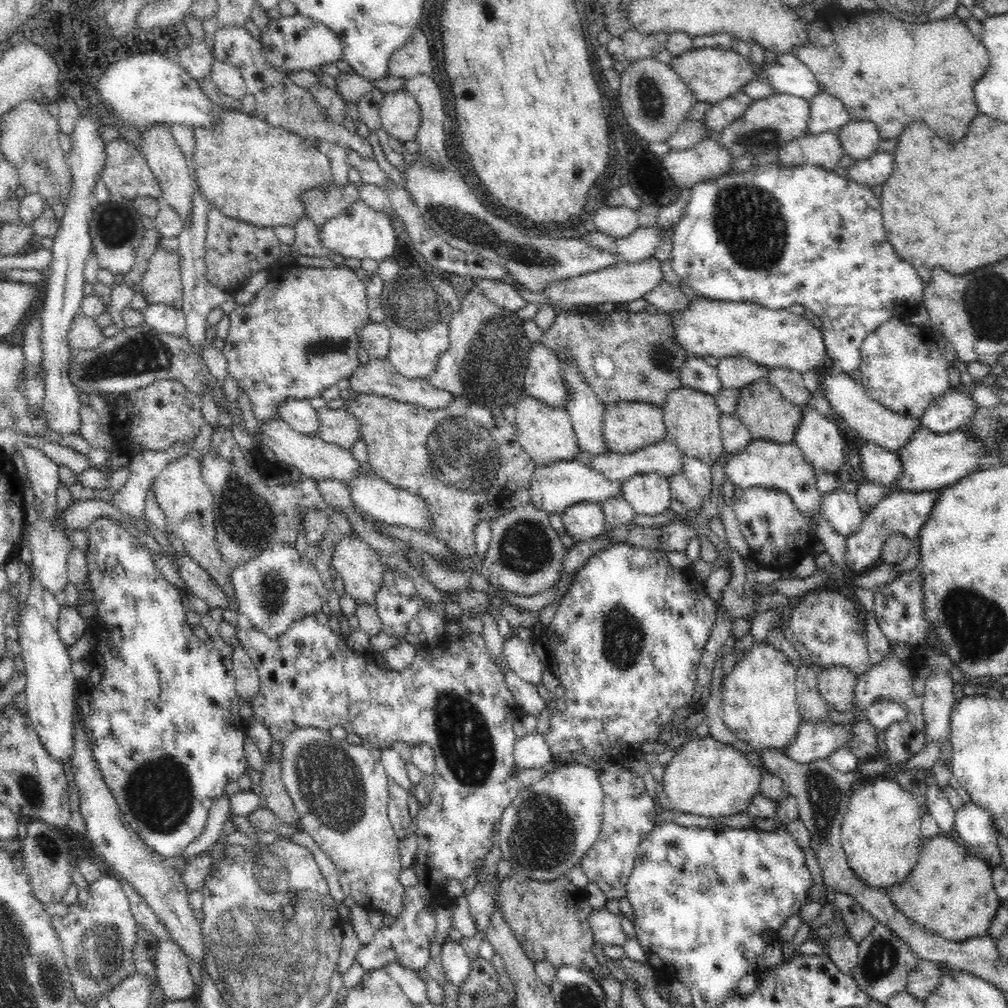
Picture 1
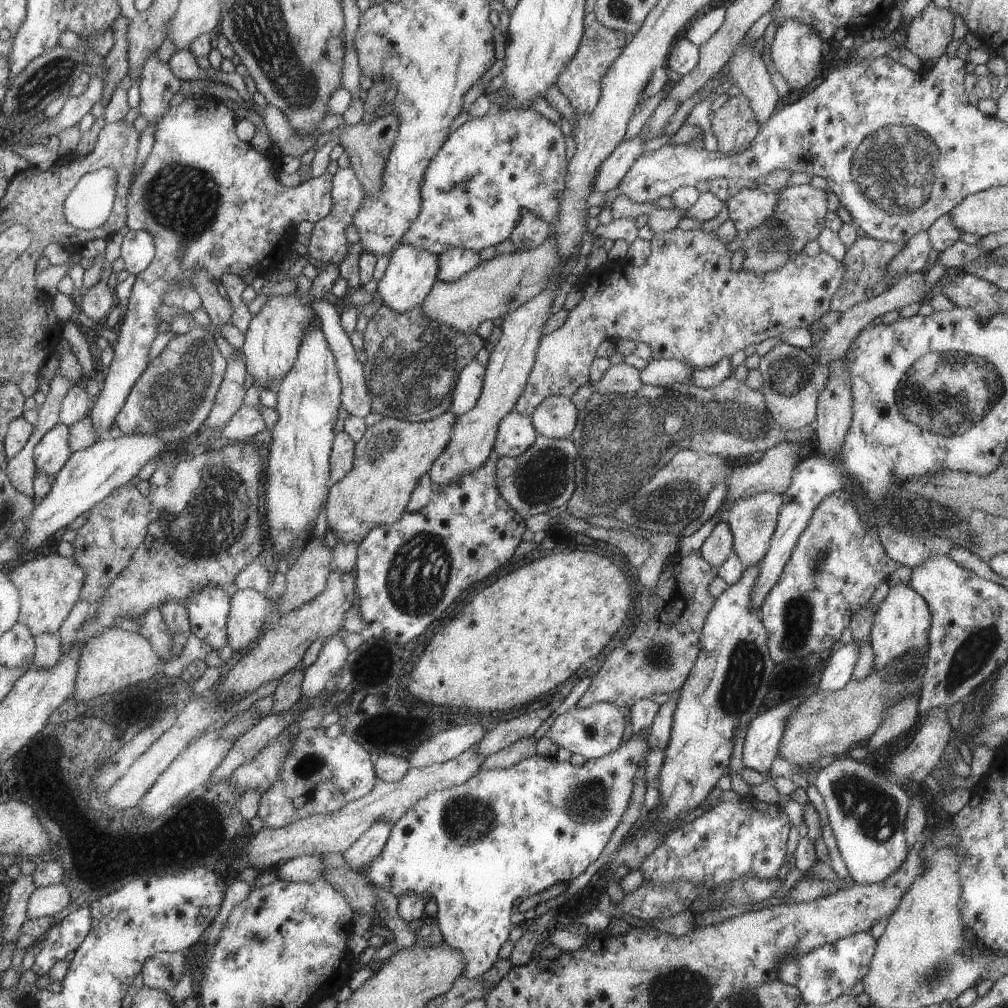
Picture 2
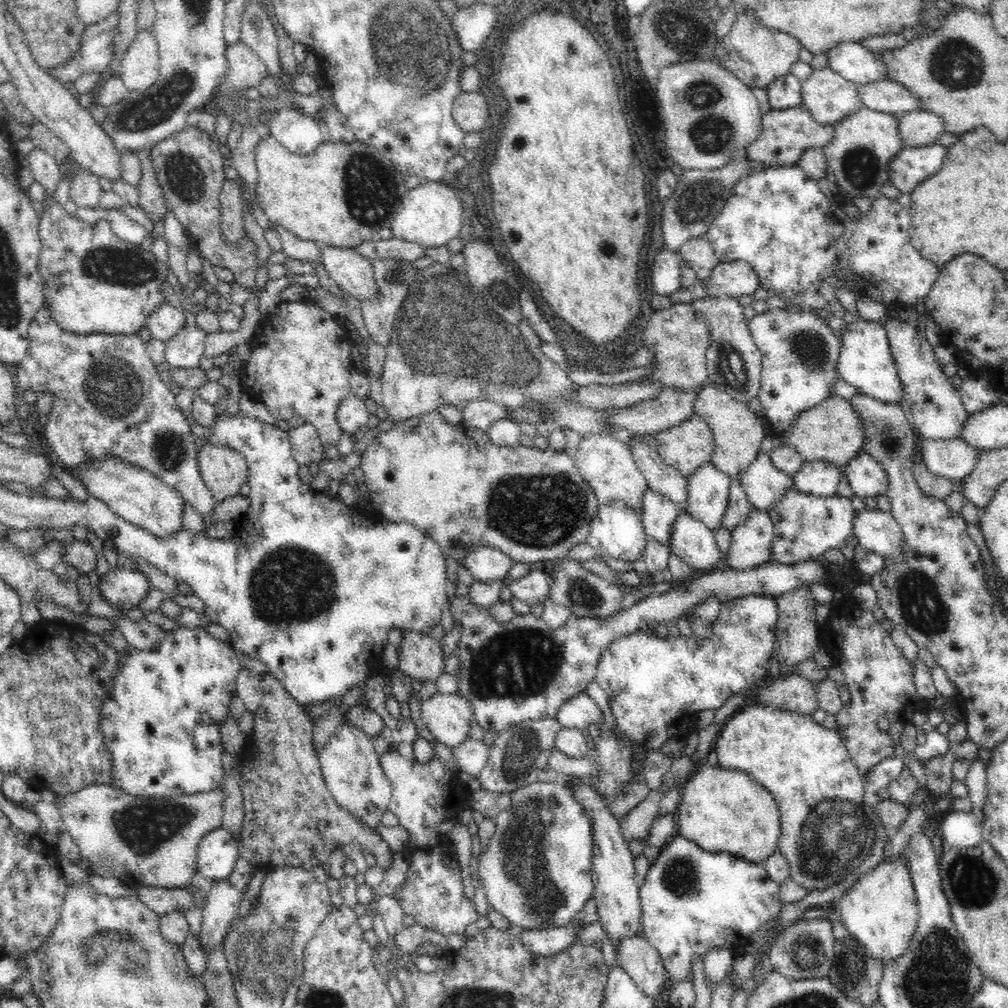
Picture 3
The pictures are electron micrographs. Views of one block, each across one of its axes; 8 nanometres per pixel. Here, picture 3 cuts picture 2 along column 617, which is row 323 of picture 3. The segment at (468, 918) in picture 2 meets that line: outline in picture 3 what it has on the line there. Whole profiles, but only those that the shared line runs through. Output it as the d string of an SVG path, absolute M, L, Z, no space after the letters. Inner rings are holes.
M763 312L756 314L748 322L750 334L756 346L763 354L763 370L759 385L759 400L762 404L761 416L771 425L775 434L788 436L793 428L794 421L801 413L814 408L820 402L831 396L830 390L840 380L840 371L837 369L838 358L841 354L841 335L830 330L824 318L814 316L812 312Z

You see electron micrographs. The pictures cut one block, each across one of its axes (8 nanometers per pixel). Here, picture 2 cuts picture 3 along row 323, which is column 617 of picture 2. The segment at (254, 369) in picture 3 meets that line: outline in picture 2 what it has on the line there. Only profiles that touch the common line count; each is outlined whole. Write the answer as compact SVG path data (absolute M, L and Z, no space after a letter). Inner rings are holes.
M676 227L657 232L651 239L651 247L652 254L642 266L634 266L624 259L608 259L606 264L586 274L580 282L584 293L582 300L569 311L563 326L544 335L539 344L530 380L514 410L531 416L548 397L560 395L570 399L576 390L588 385L595 359L594 350L598 350L606 338L644 342L650 346L652 359L682 360L684 364L700 369L718 365L724 358L730 358L750 344L782 336L788 329L810 329L831 308L832 298L843 284L847 272L842 261L822 250L815 256L800 253L778 270L733 270L730 266L733 252L728 249L728 244L720 240L716 230L684 231Z

